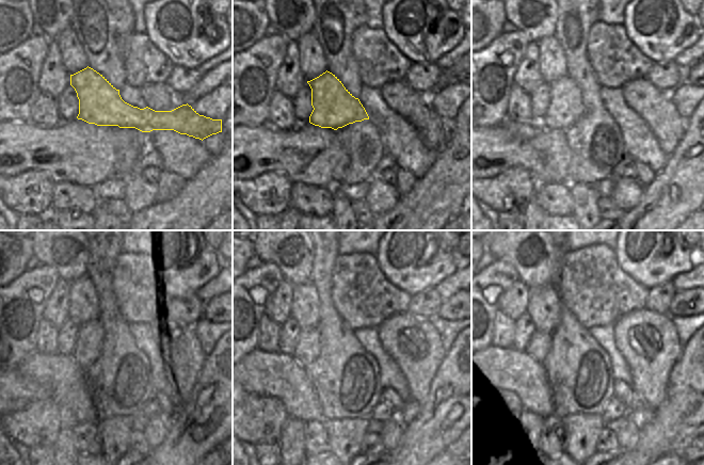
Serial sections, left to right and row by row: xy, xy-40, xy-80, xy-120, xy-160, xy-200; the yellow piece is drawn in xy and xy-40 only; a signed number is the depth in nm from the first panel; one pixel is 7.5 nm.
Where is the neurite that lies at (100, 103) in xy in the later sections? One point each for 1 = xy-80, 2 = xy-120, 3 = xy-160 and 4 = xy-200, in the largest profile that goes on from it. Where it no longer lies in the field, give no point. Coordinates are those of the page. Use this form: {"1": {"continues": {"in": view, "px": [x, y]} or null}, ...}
{"1": {"continues": {"in": "xy-80", "px": [565, 108]}}, "2": {"continues": {"in": "xy-120", "px": [90, 335]}}, "3": {"continues": {"in": "xy-160", "px": [302, 353]}}, "4": {"continues": {"in": "xy-200", "px": [537, 348]}}}

